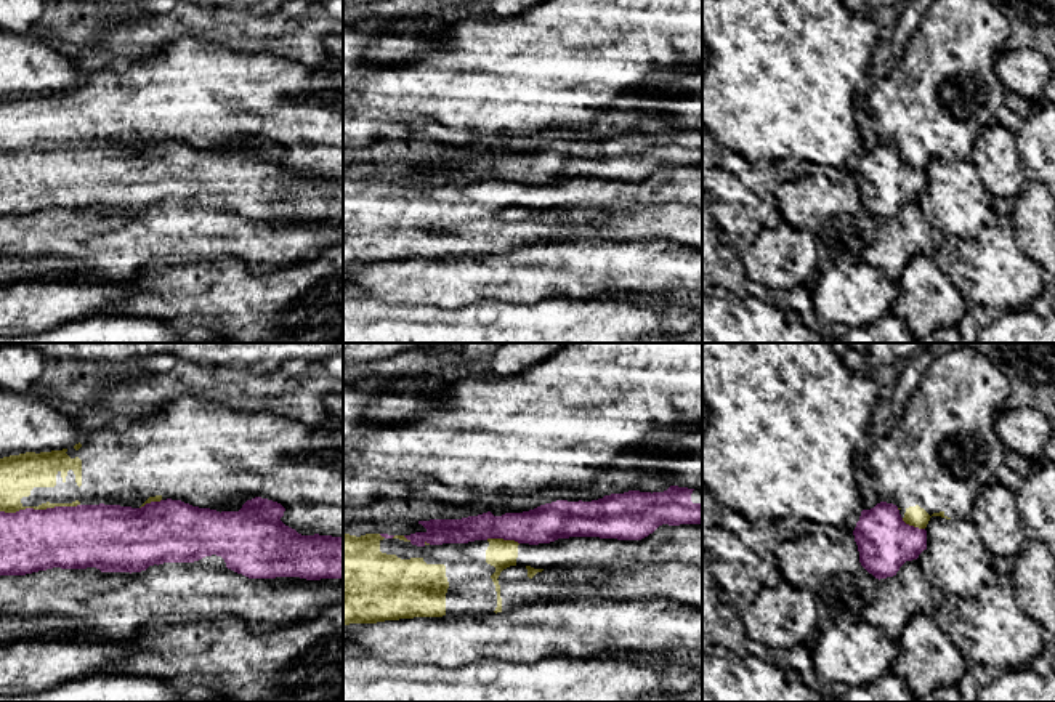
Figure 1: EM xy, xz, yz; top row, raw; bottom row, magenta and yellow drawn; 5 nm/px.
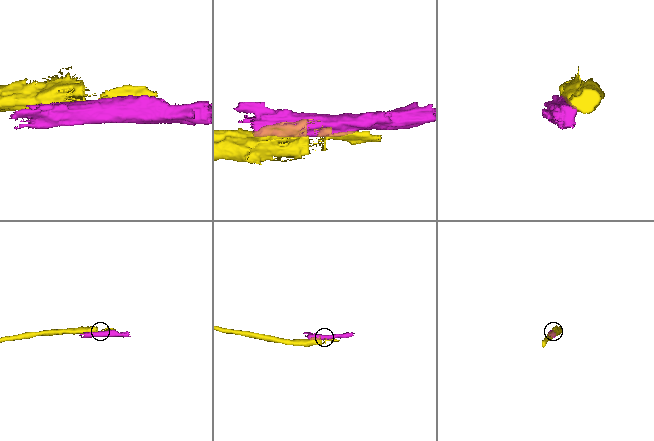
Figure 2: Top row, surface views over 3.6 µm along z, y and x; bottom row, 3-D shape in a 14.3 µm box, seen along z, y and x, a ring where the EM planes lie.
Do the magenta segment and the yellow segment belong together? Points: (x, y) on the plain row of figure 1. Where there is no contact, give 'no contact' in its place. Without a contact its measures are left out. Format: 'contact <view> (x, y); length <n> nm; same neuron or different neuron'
contact xy (39, 151); length 400 nm; different neuron

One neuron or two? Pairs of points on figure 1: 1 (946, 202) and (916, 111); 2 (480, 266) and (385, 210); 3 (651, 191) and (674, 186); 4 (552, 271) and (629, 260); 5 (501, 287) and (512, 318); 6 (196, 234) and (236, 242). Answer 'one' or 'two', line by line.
1: two
2: two
3: one
4: one
5: two
6: one

